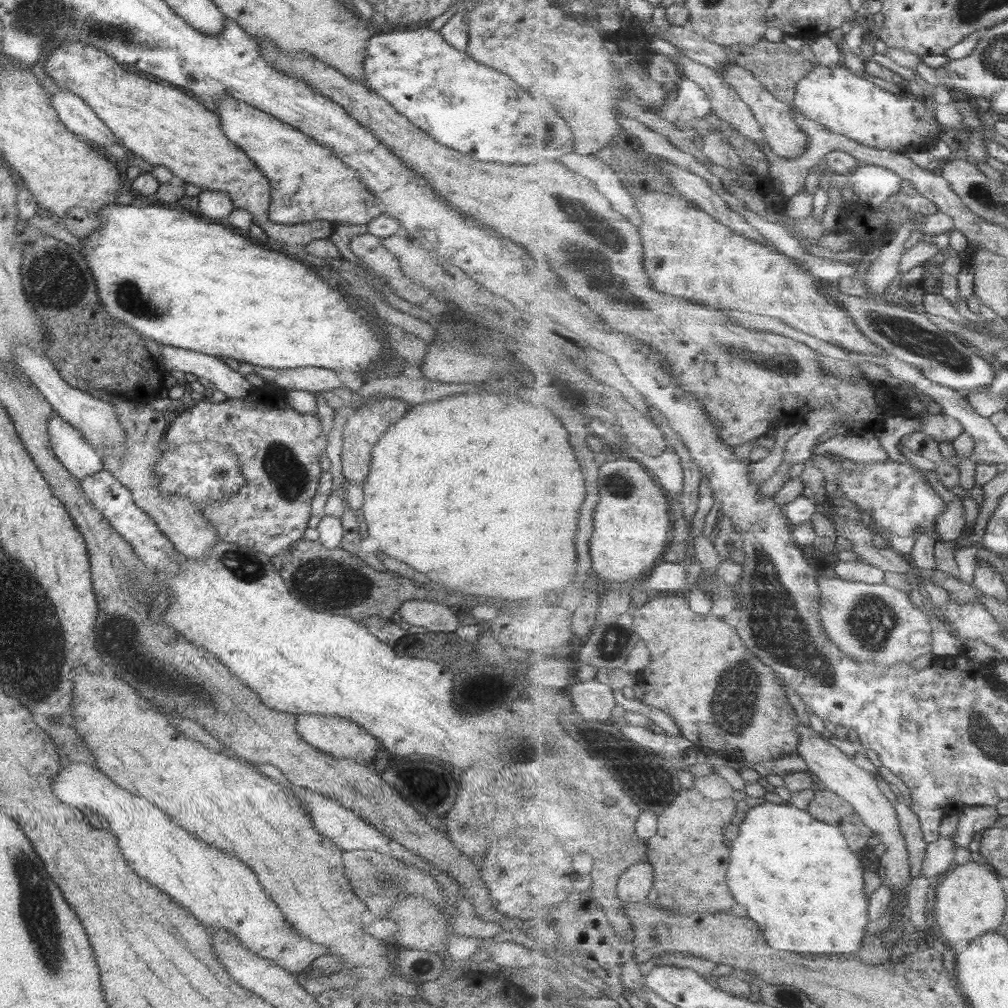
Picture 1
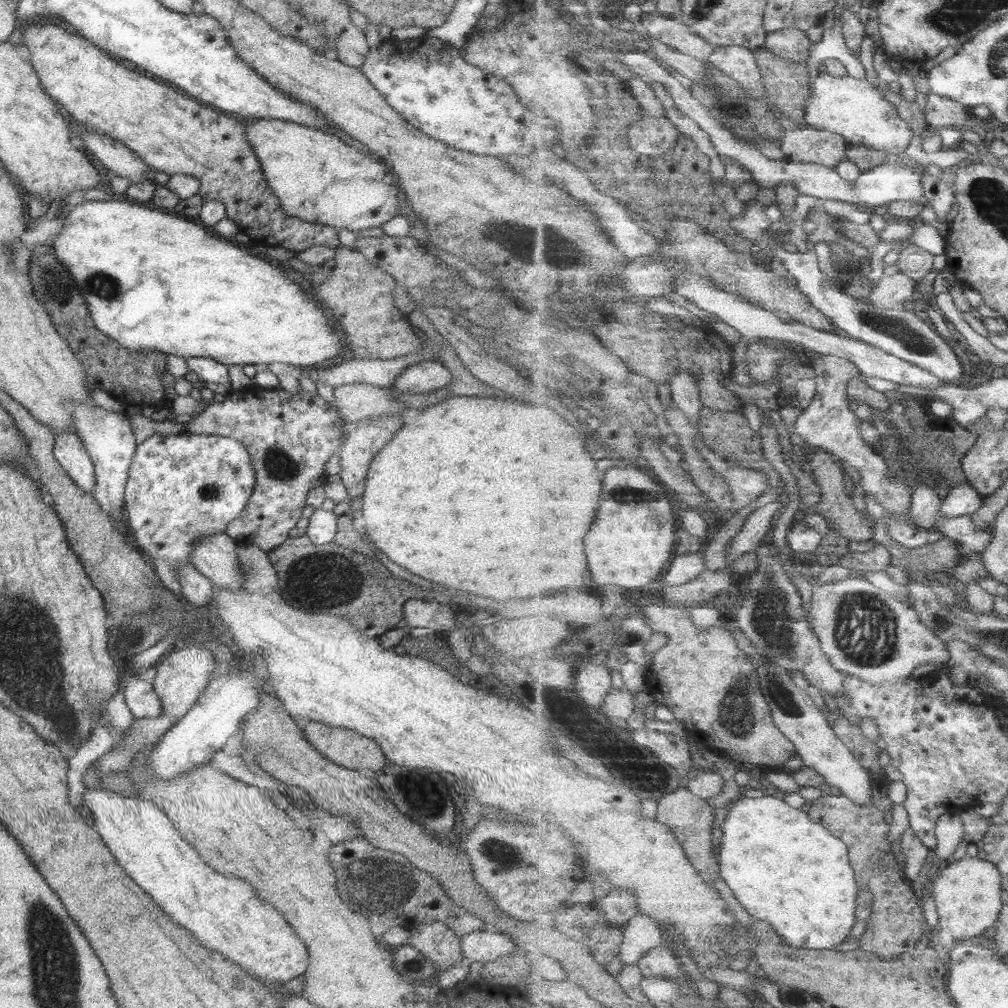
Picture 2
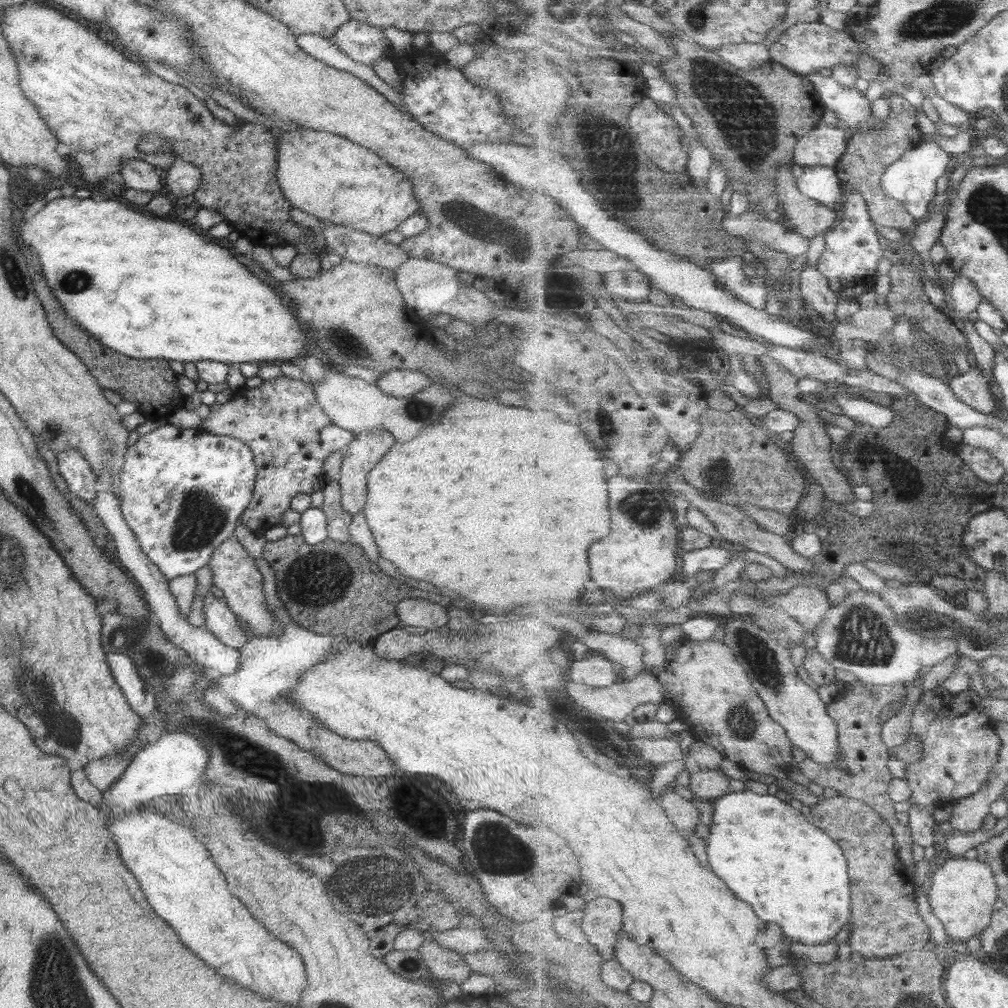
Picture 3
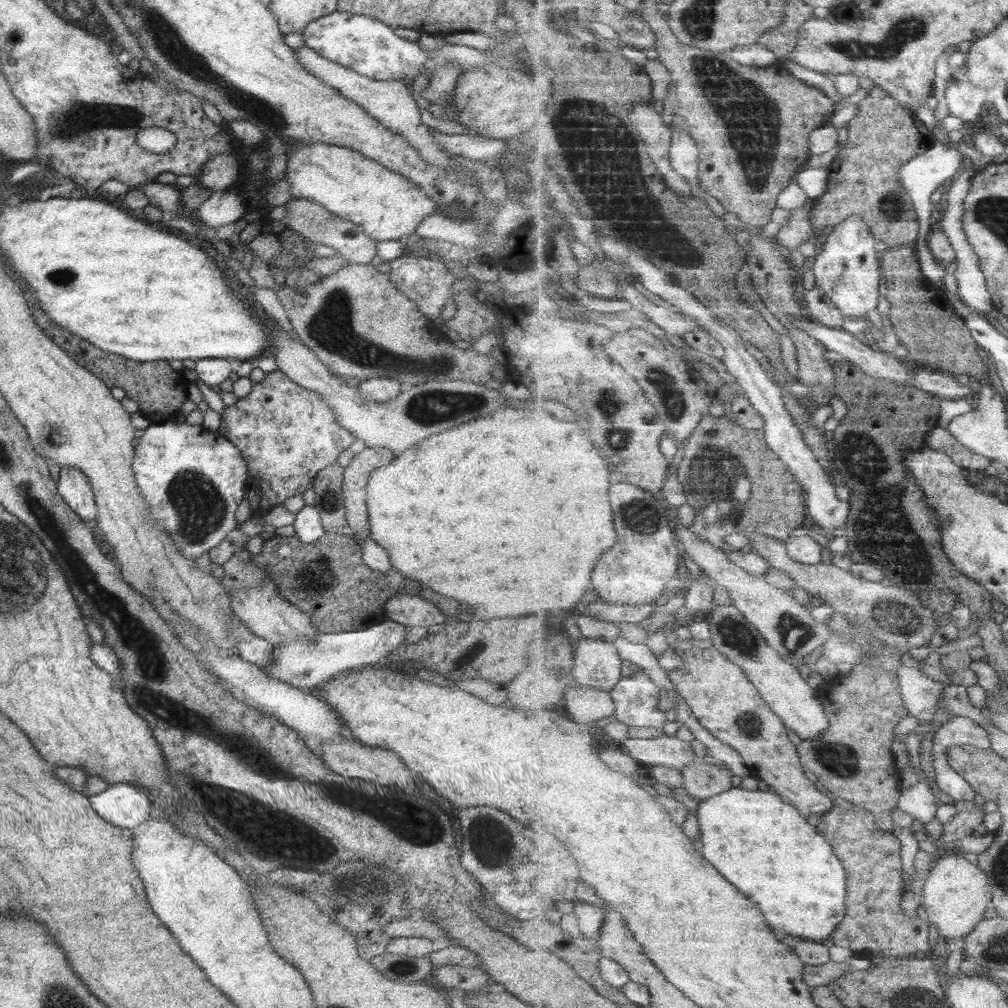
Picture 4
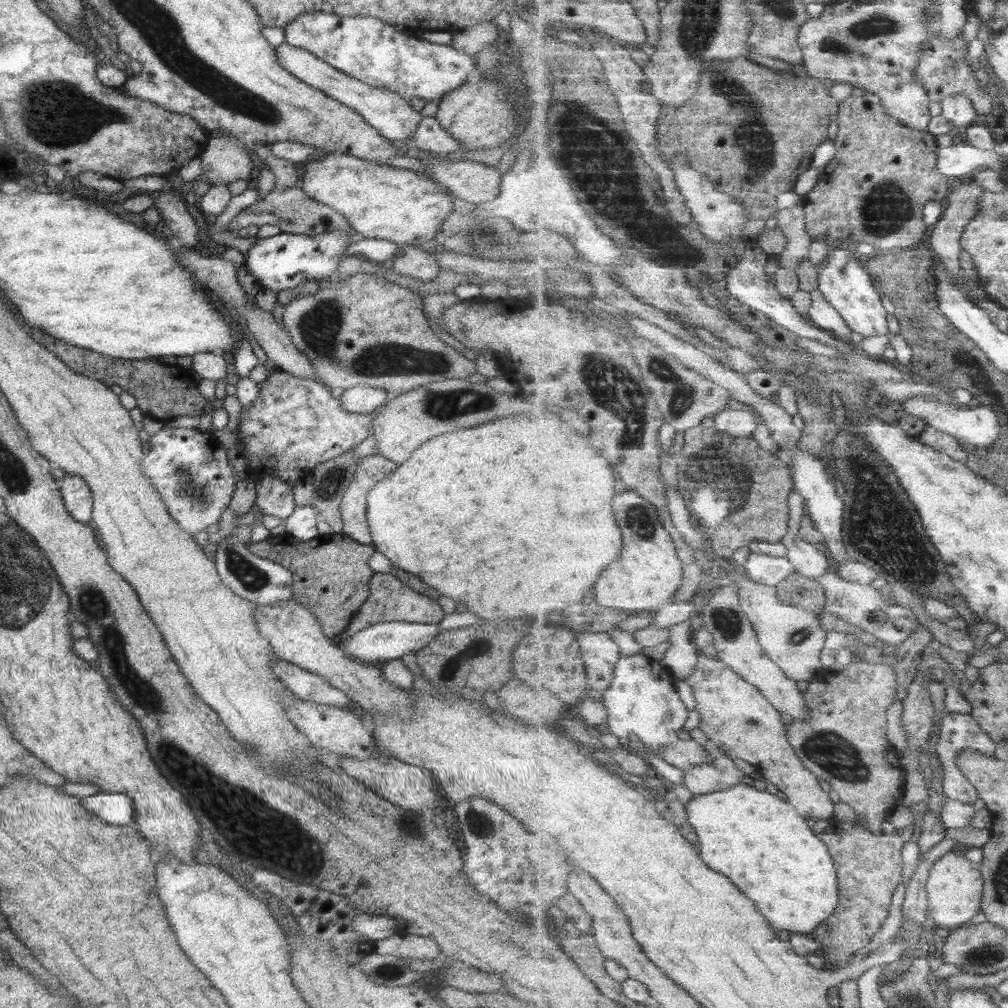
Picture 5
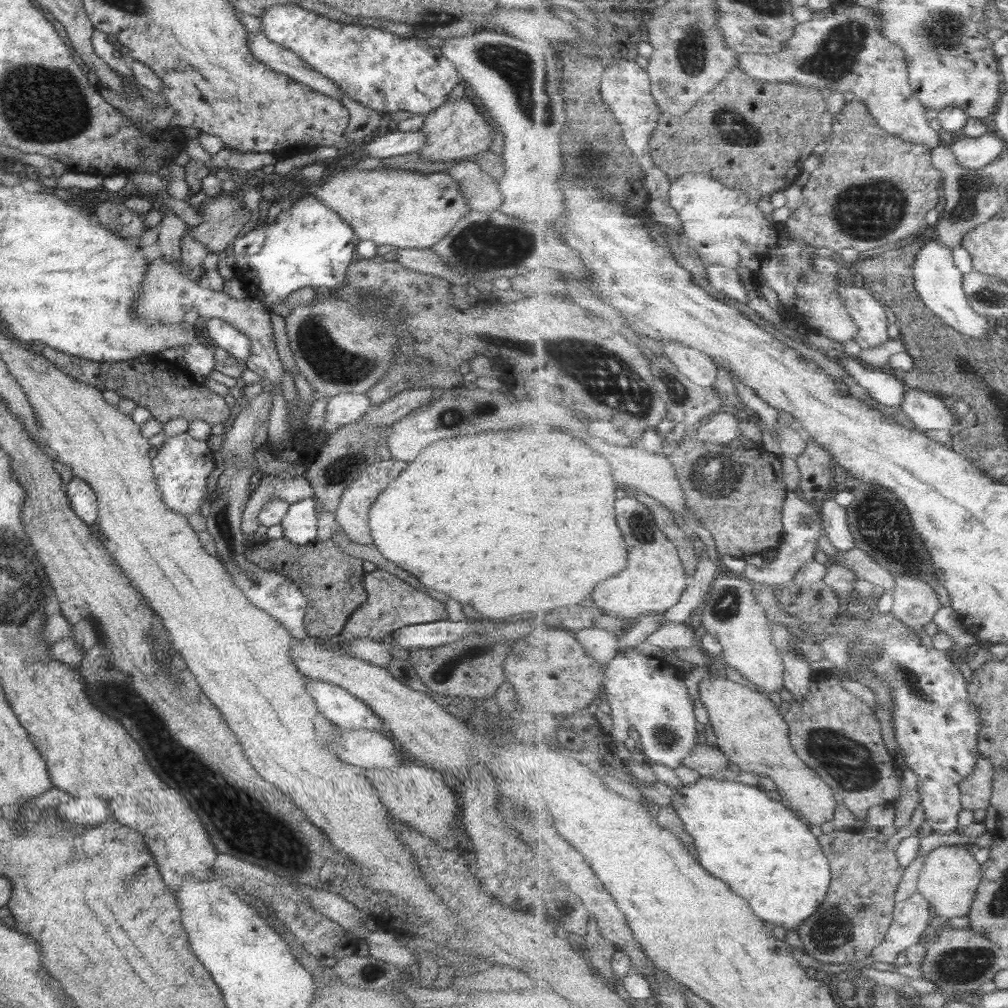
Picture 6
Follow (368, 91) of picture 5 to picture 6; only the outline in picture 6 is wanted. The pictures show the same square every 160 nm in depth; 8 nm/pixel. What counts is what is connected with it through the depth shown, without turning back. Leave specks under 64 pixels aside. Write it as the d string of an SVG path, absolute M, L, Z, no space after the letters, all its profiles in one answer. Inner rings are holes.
M247 33L247 49L258 62L311 90L337 98L343 95L334 82L309 68L297 55L286 48L270 42L263 34Z

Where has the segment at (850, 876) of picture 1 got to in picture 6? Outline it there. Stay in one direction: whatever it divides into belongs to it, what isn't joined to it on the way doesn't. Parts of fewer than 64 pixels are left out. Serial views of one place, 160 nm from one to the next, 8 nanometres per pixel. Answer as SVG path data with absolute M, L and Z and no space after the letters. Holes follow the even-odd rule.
M703 777L695 784L683 784L676 790L671 805L680 814L686 832L694 840L701 864L715 878L729 882L729 886L733 886L733 890L737 890L737 894L741 894L753 910L767 920L766 923L797 932L804 925L803 920L819 910L833 881L832 868L819 840L811 834L809 826L795 816L793 808L771 800L760 786L715 777Z

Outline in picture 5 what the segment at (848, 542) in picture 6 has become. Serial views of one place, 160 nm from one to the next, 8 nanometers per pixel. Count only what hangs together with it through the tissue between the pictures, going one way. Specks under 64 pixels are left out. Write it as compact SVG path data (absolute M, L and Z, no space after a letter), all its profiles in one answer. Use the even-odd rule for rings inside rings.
M799 444L793 449L785 449L784 451L789 455L789 460L791 460L791 470L793 470L792 474L796 482L795 488L805 497L806 512L814 523L814 528L823 534L827 546L833 552L833 558L837 560L837 566L849 563L848 550L844 545L845 503L843 498L837 494L836 485L831 483L825 462L821 458L801 451Z

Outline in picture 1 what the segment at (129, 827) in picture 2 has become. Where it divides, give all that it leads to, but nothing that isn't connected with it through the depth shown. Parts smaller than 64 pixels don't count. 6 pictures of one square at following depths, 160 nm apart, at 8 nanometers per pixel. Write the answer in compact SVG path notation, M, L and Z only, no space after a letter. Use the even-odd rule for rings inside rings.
M71 763L66 767L60 765L58 773L54 775L53 792L55 796L66 805L73 806L80 811L85 811L89 816L99 814L105 818L111 834L115 834L117 846L121 850L121 856L129 864L129 868L147 880L151 886L167 894L173 902L184 908L191 917L195 918L203 927L209 929L221 929L225 933L234 936L247 950L272 962L275 966L285 969L296 976L300 975L310 962L321 955L326 954L327 946L312 943L308 938L291 930L285 924L285 917L279 908L263 894L261 886L257 884L257 878L253 872L243 866L237 858L225 856L221 850L209 846L196 838L193 838L186 830L171 822L166 814L163 814L155 805L147 802L144 798L137 798L129 794L129 791L113 784L96 767L93 768L85 763Z

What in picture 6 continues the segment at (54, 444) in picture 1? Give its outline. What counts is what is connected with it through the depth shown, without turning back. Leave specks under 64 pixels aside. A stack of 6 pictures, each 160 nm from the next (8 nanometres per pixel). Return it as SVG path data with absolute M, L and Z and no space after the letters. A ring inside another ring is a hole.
M75 476L69 481L65 492L69 508L86 525L95 524L97 519L97 501L89 485Z

